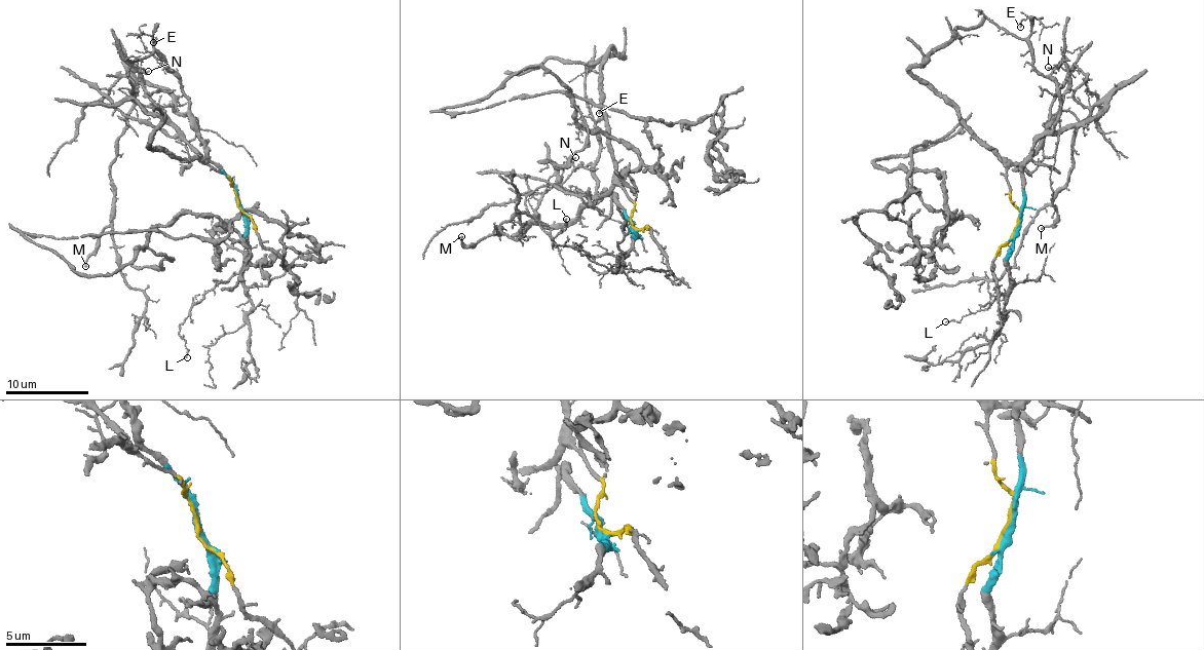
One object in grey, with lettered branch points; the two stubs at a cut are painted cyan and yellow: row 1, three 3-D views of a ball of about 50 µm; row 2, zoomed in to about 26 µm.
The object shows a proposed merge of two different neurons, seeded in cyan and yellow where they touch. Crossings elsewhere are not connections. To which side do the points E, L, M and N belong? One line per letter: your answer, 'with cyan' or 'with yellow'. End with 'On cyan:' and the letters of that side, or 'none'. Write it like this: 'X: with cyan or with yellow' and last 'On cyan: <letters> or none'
E: with cyan
L: with cyan
M: with cyan
N: with yellow
On cyan: E, L, M

